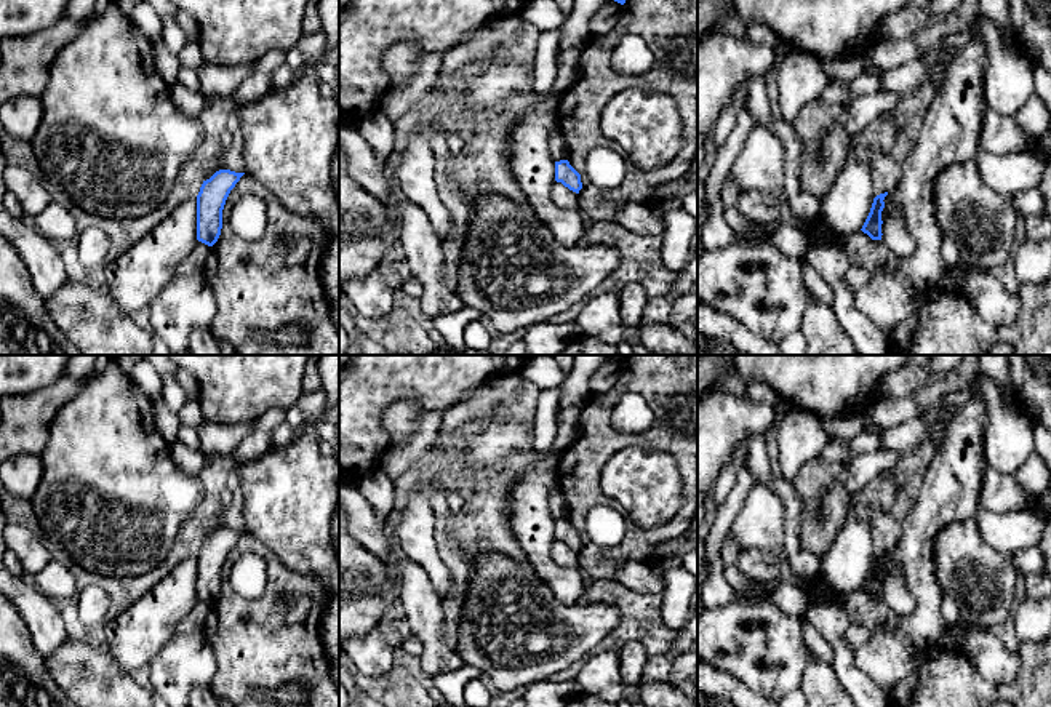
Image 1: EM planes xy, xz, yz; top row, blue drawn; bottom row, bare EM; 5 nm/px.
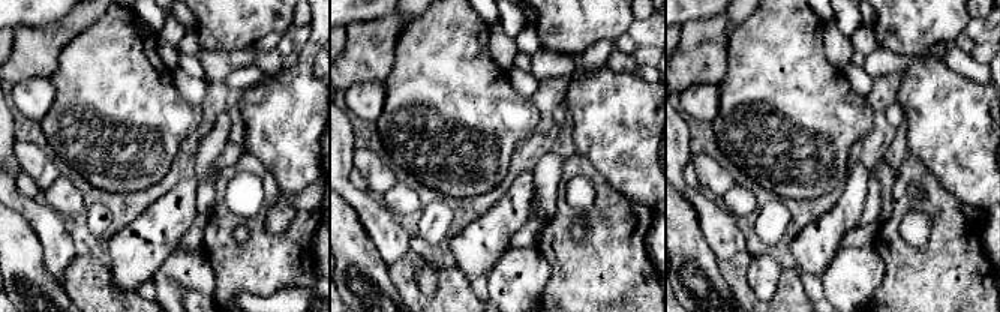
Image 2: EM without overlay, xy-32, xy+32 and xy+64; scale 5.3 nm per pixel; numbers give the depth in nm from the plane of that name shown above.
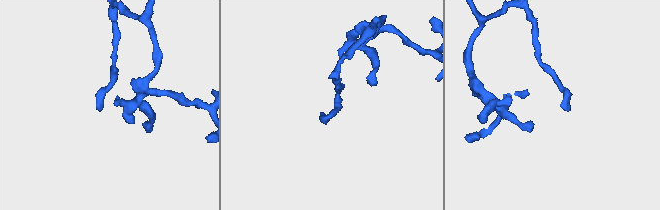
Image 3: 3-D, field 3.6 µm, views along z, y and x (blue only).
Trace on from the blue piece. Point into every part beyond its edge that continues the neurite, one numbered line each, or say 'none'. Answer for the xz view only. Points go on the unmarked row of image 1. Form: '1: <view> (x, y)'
none

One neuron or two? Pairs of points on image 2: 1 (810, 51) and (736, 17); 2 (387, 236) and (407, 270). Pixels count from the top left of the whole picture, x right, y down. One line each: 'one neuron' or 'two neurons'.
1: two neurons
2: two neurons

